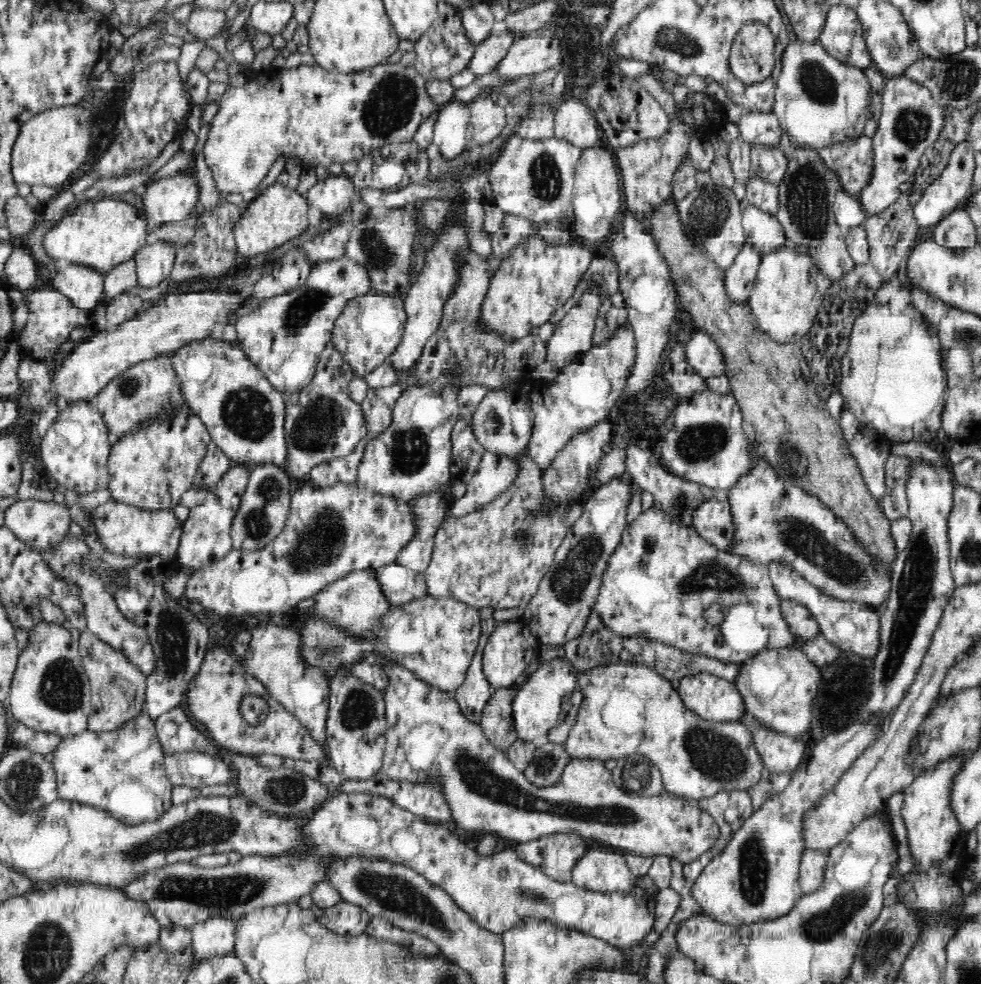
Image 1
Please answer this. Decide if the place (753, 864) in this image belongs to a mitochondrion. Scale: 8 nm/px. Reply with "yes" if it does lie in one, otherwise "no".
yes

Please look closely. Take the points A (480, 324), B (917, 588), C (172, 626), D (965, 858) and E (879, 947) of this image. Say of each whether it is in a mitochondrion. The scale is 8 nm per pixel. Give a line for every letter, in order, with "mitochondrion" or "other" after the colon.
A: other
B: mitochondrion
C: mitochondrion
D: other
E: mitochondrion

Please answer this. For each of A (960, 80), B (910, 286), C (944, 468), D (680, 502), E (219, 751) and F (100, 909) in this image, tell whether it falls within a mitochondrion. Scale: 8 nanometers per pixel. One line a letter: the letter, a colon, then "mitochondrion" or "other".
A: mitochondrion
B: other
C: other
D: mitochondrion
E: other
F: other

